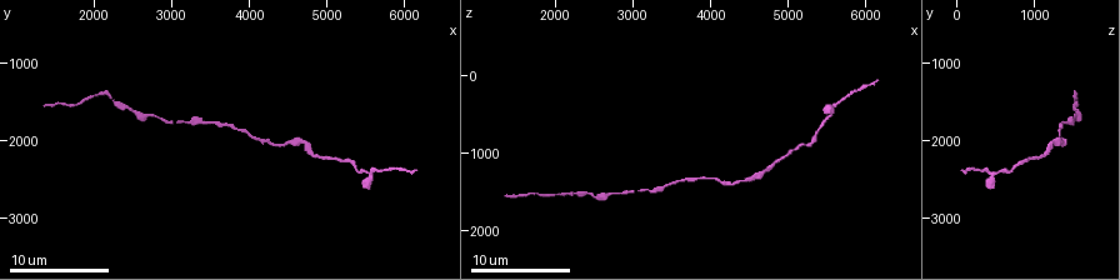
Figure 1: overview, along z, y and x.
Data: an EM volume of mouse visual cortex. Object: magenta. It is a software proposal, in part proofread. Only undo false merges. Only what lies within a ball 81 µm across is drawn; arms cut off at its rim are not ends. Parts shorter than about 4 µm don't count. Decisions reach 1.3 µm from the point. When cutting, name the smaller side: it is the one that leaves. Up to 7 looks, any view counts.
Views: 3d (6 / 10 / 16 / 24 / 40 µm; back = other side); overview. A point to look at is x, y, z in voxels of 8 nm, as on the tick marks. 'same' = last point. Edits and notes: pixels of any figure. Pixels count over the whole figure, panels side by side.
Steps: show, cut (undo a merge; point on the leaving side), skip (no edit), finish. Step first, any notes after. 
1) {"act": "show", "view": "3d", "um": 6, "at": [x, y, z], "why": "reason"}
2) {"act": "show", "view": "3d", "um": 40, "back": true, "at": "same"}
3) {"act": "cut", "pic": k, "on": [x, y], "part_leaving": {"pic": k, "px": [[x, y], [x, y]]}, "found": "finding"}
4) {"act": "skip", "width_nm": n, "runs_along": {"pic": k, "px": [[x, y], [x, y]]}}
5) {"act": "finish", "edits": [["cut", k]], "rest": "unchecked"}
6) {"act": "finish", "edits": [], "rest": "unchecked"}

{"act": "show", "view": "3d", "um": 10, "at": [2500, 1650, 1550], "why": "a narrow waist"}

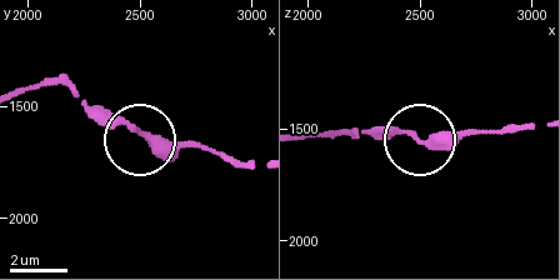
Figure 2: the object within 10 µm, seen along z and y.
{"act": "skip", "found": "continuous, no second neuron"}

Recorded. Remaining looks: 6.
{"act": "show", "view": "3d", "um": 10, "at": [3450, 1750, 1450], "why": "sudden change in width"}

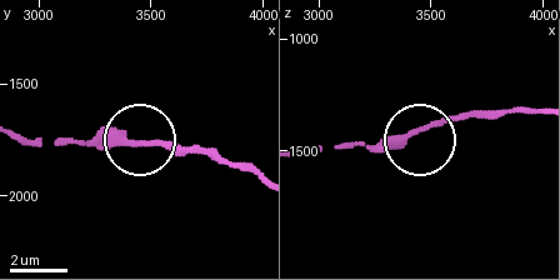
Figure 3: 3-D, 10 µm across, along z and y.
{"act": "show", "view": "3d", "um": 6, "at": [3450, 1780, 1400]}

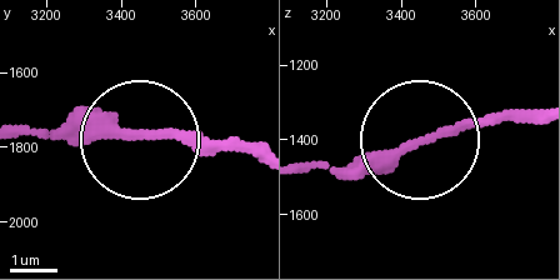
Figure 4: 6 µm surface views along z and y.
{"act": "skip", "runs_along": {"pic": 4, "px": [[531, 111], [304, 168]]}, "found": "one neuron here"}

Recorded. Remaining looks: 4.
{"act": "show", "view": "3d", "um": 16, "at": [4500, 2050, 1350], "why": "calibre changes"}

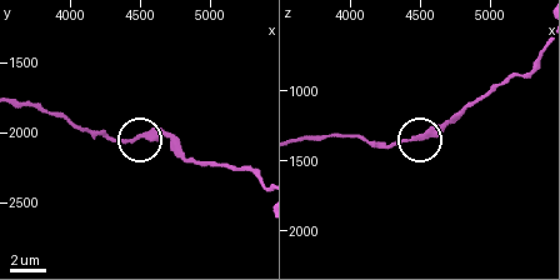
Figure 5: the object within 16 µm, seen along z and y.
{"act": "skip", "width_nm": 240, "runs_along": {"pic": 5, "px": [[68, 123], [120, 140], [176, 135]]}, "found": "one neuron here"}

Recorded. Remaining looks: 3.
{"act": "finish", "edits": [], "rest": "unchecked"}

